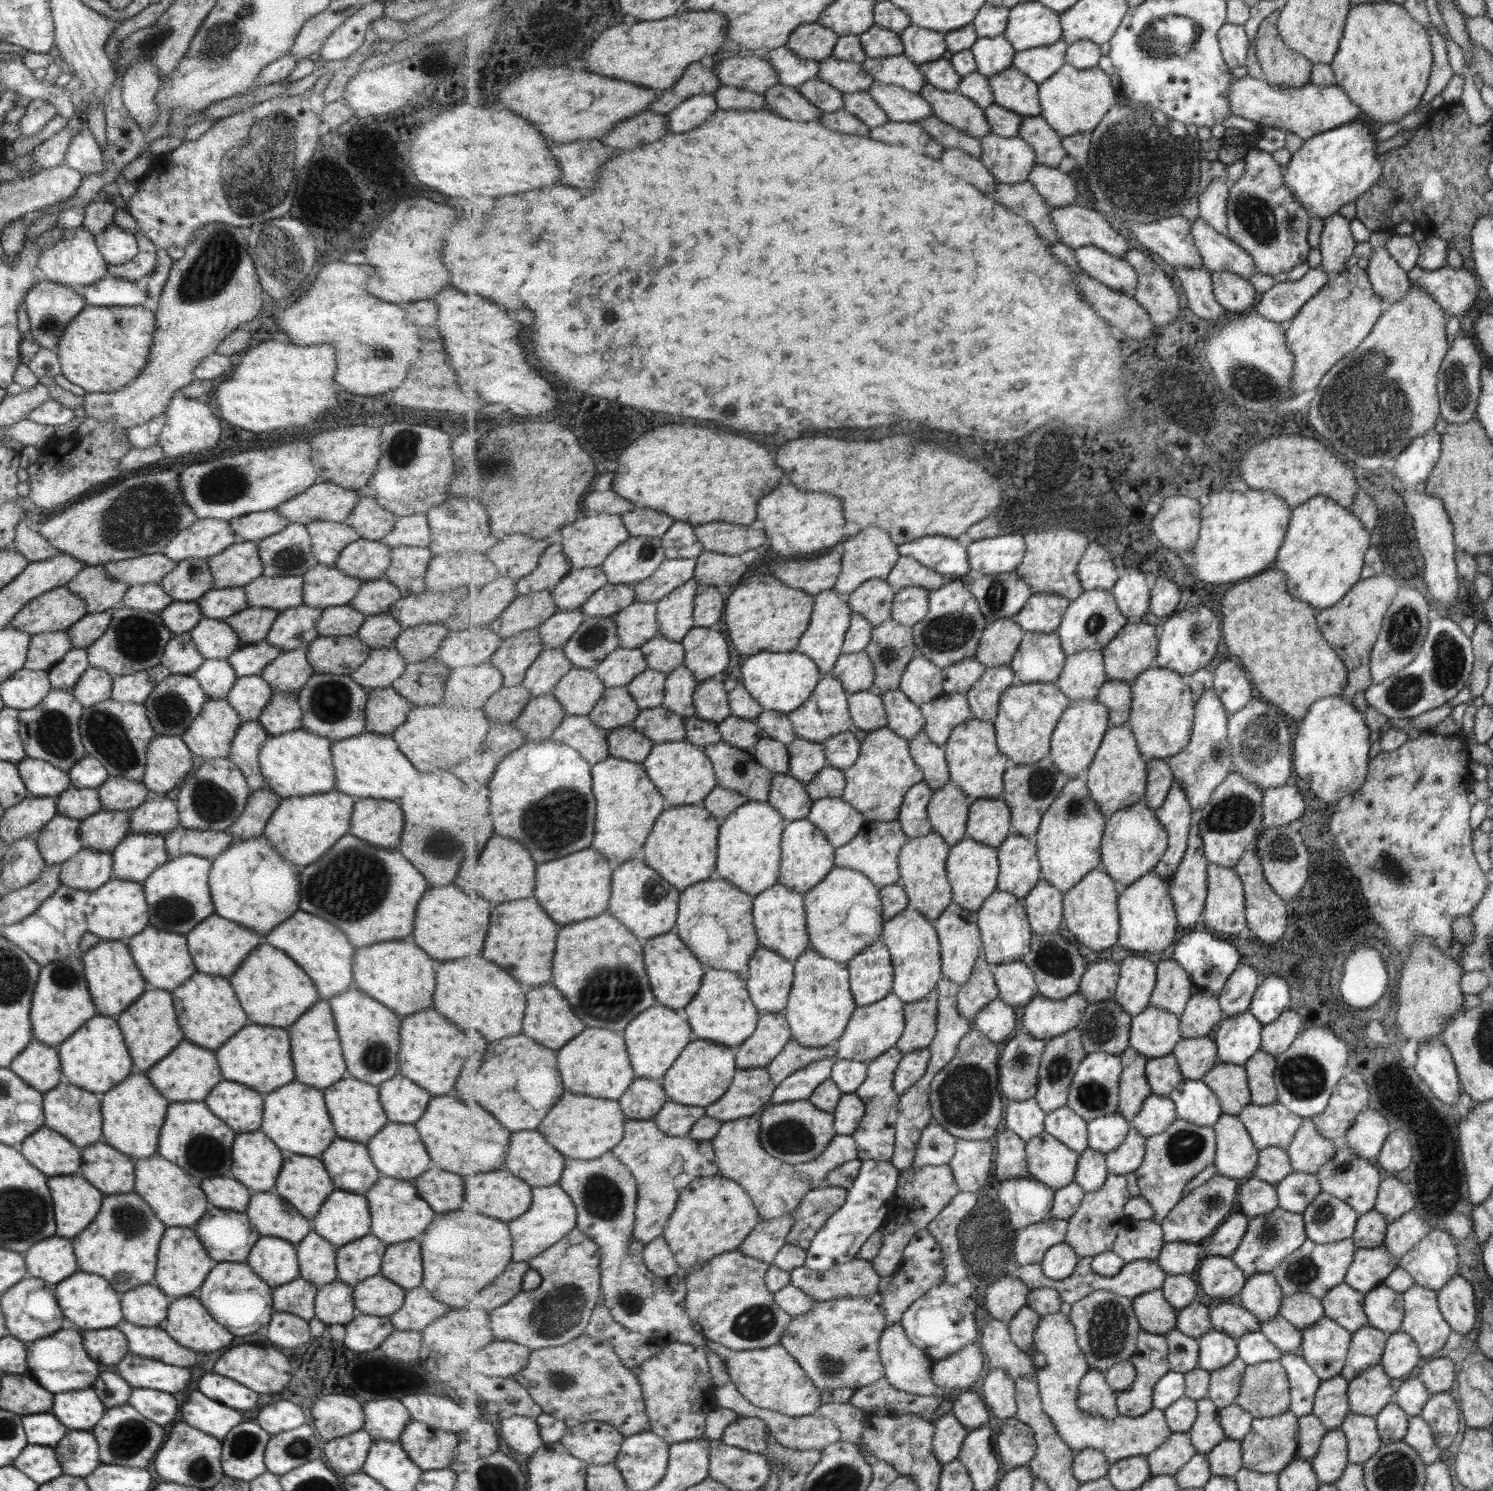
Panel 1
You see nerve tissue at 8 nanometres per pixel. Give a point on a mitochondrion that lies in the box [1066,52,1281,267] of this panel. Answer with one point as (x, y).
(1143, 154)

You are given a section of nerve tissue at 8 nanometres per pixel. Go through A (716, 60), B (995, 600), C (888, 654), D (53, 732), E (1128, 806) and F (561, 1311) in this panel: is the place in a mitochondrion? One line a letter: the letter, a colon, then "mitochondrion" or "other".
A: other
B: mitochondrion
C: mitochondrion
D: mitochondrion
E: other
F: mitochondrion

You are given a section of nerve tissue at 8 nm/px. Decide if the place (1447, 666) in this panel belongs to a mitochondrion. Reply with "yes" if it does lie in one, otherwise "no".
yes

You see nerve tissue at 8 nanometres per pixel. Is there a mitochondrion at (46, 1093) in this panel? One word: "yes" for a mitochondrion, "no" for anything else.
no

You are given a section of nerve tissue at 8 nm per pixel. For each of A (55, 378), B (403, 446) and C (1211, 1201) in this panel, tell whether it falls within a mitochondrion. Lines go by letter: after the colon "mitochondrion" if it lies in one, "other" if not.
A: other
B: mitochondrion
C: mitochondrion

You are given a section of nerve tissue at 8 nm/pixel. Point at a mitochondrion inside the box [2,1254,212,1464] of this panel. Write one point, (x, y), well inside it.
(128, 1438)

